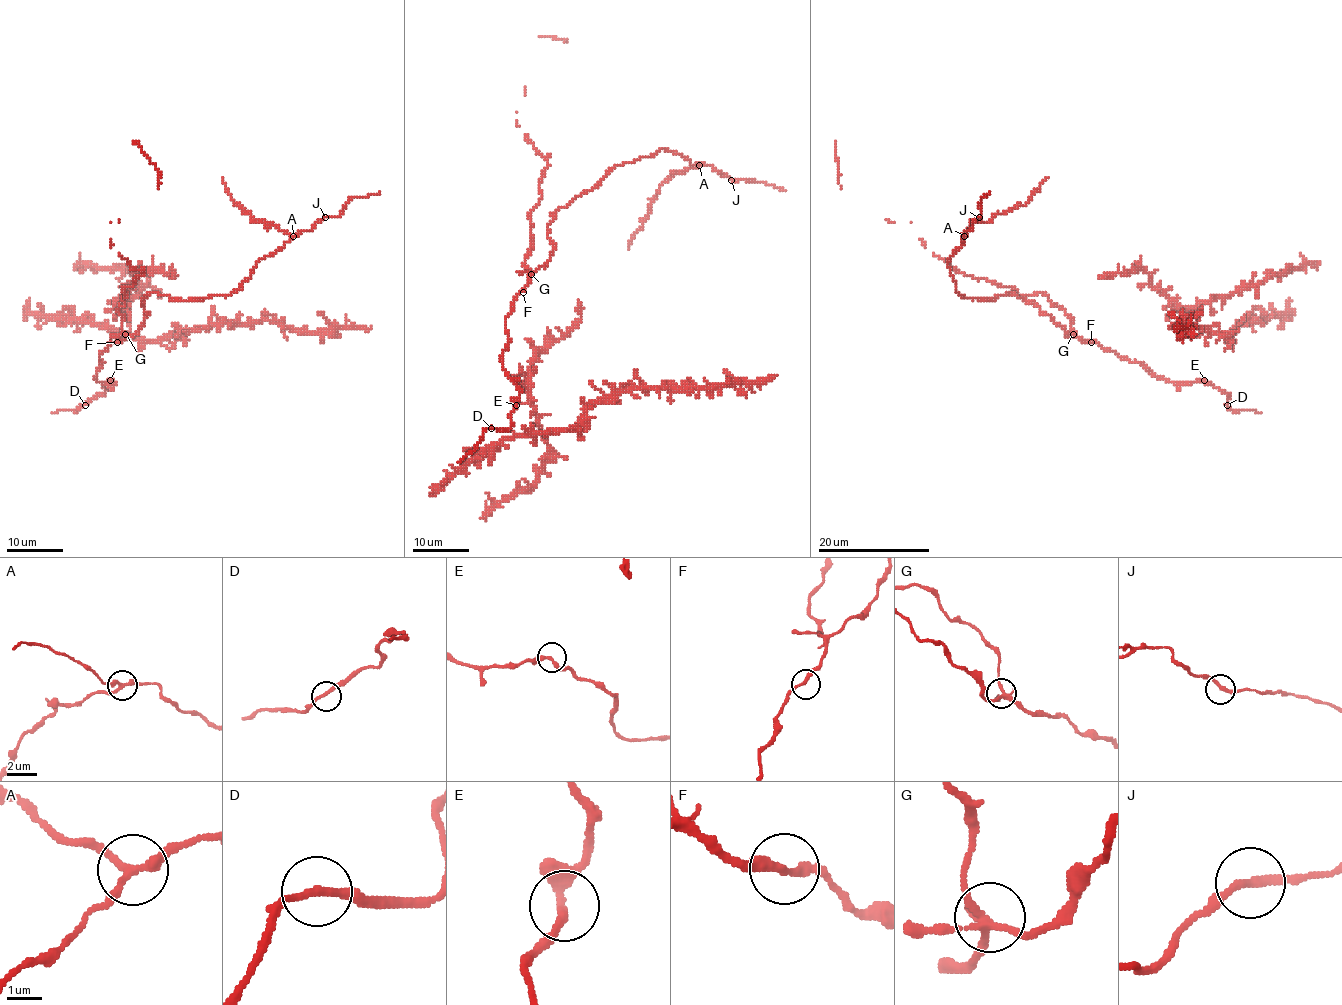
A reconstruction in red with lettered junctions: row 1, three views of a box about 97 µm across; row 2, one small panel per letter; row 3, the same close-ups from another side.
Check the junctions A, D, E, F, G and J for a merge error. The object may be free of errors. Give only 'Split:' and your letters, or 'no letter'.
Split: A

